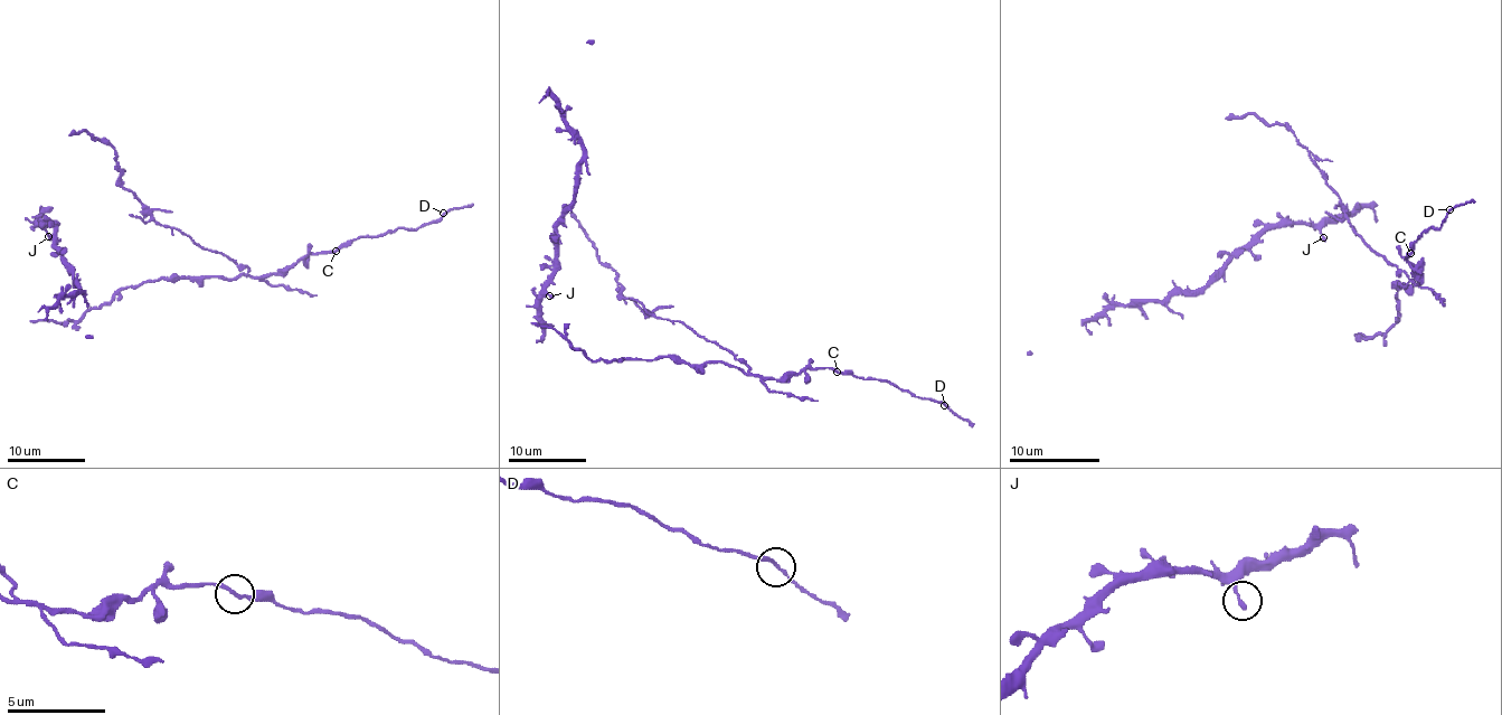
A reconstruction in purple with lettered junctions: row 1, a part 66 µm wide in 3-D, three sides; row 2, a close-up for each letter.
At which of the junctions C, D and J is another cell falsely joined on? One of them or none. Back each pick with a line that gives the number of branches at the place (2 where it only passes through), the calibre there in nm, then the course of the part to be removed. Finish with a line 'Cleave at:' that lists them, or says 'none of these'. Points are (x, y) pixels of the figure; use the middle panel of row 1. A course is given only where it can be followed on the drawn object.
C: 2 | 200 nm | (837, 372), (753, 376), (679, 321), (650, 316), (623, 295), (617, 273), (600, 261), (570, 210)
Cleave at: C

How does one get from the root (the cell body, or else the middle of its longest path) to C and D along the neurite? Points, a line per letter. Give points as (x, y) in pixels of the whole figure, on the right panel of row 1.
C: (1345, 205), (1345, 216), (1352, 229), (1416, 284), (1420, 280), (1407, 262), (1407, 255), (1411, 253)
D: (1345, 205), (1352, 229), (1416, 284), (1420, 280), (1407, 255), (1418, 237), (1443, 225), (1449, 209)

